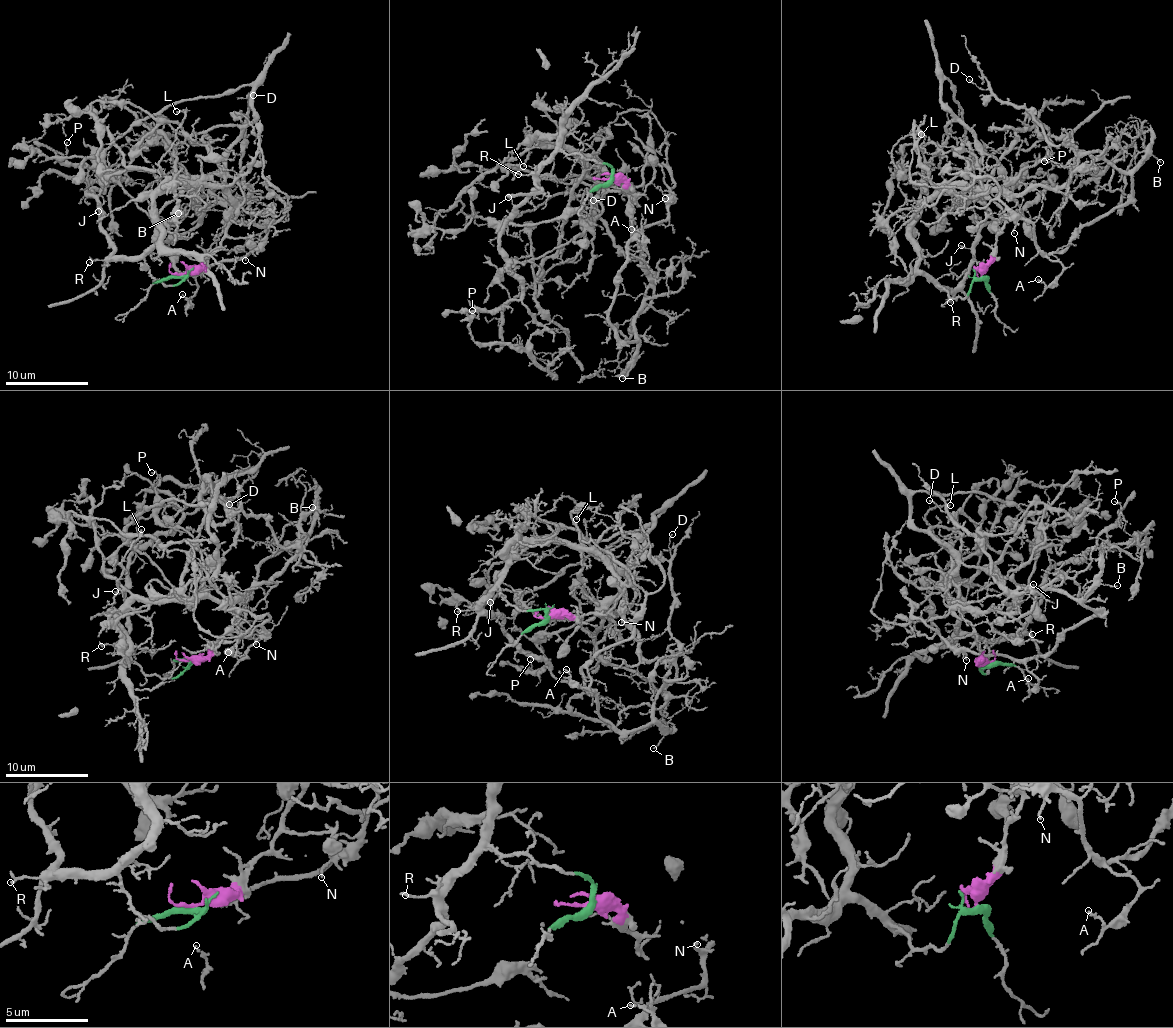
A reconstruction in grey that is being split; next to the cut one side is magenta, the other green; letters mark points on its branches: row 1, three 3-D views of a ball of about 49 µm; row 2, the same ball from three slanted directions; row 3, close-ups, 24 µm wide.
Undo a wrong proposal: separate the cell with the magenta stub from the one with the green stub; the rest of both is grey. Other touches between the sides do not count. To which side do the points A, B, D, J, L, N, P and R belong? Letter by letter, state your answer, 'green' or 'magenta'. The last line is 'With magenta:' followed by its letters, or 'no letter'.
A: magenta
B: magenta
D: magenta
J: green
L: green
N: magenta
P: green
R: green
With magenta: A, B, D, N

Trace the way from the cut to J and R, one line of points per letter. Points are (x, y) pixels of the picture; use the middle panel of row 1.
J: (608, 180), (612, 172), (610, 166), (560, 152), (539, 172), (531, 193), (515, 206), (507, 197)
R: (608, 180), (612, 172), (610, 166), (558, 152), (534, 171), (524, 175), (518, 173)

